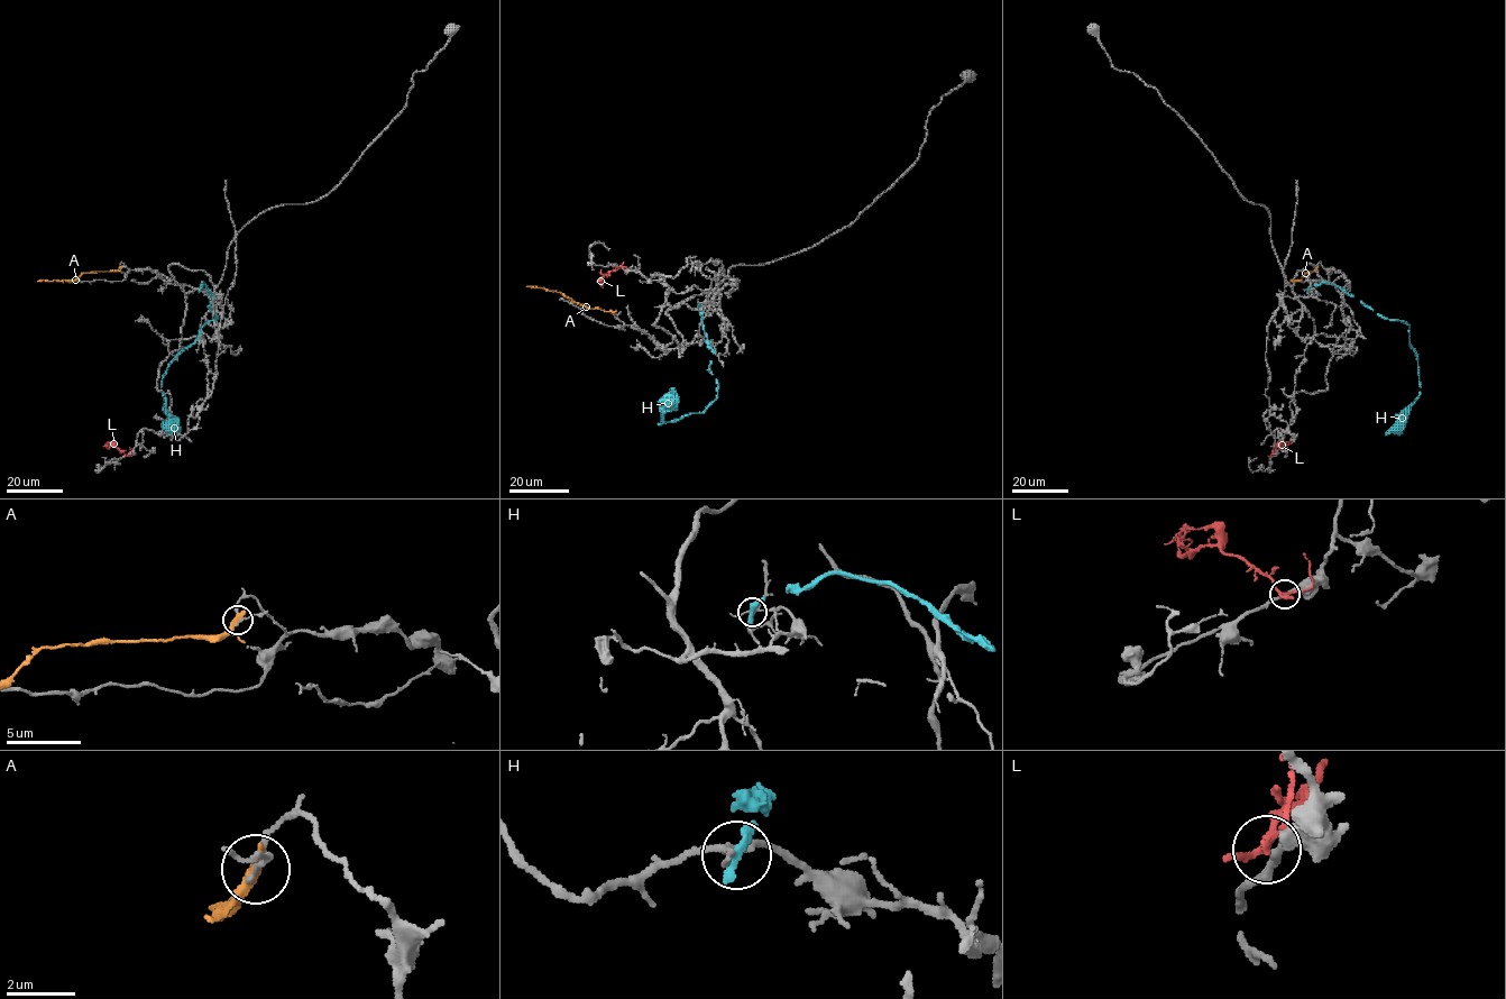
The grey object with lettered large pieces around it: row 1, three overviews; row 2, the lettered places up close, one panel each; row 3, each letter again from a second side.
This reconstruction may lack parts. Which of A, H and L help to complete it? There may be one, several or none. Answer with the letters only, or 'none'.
none

